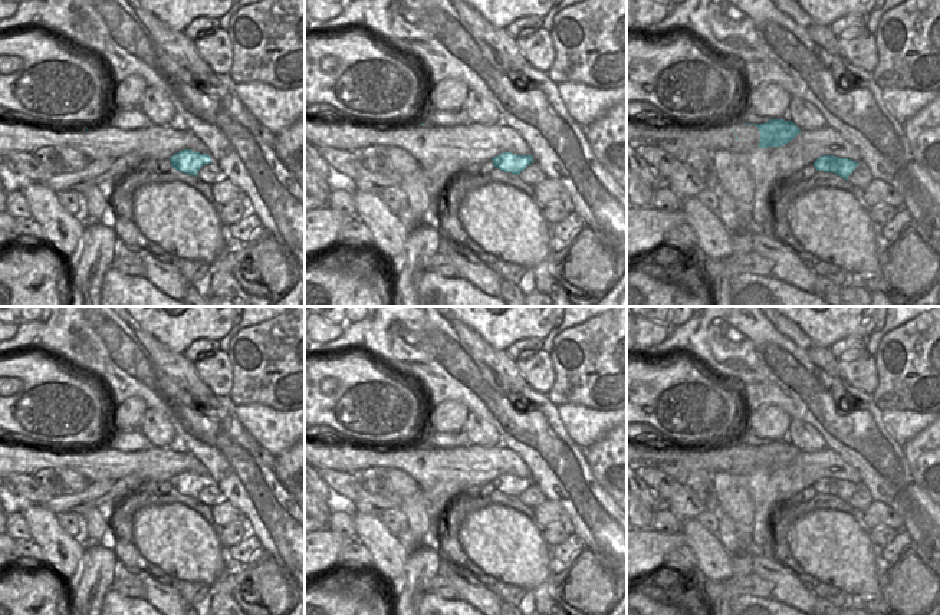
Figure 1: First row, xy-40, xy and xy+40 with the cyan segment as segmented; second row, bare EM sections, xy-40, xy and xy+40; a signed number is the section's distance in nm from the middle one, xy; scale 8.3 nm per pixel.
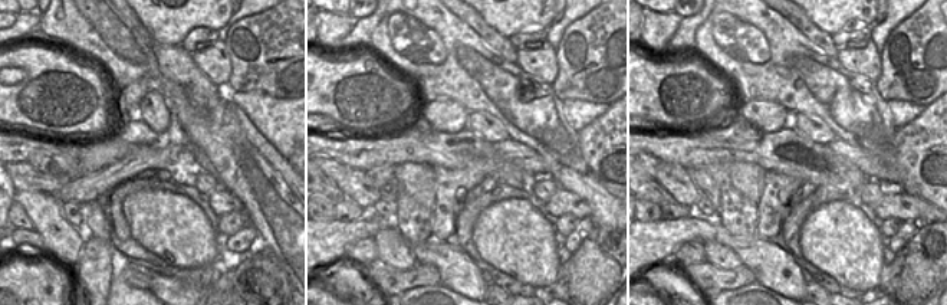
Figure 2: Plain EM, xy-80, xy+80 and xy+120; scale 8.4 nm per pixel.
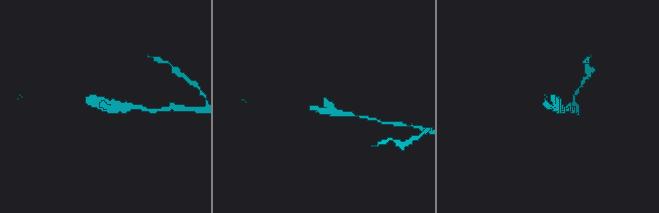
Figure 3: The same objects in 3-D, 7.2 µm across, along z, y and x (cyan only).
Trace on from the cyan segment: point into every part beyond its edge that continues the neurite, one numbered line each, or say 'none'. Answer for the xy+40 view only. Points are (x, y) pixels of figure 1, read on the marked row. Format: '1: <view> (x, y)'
1: xy+40 (758, 158)

